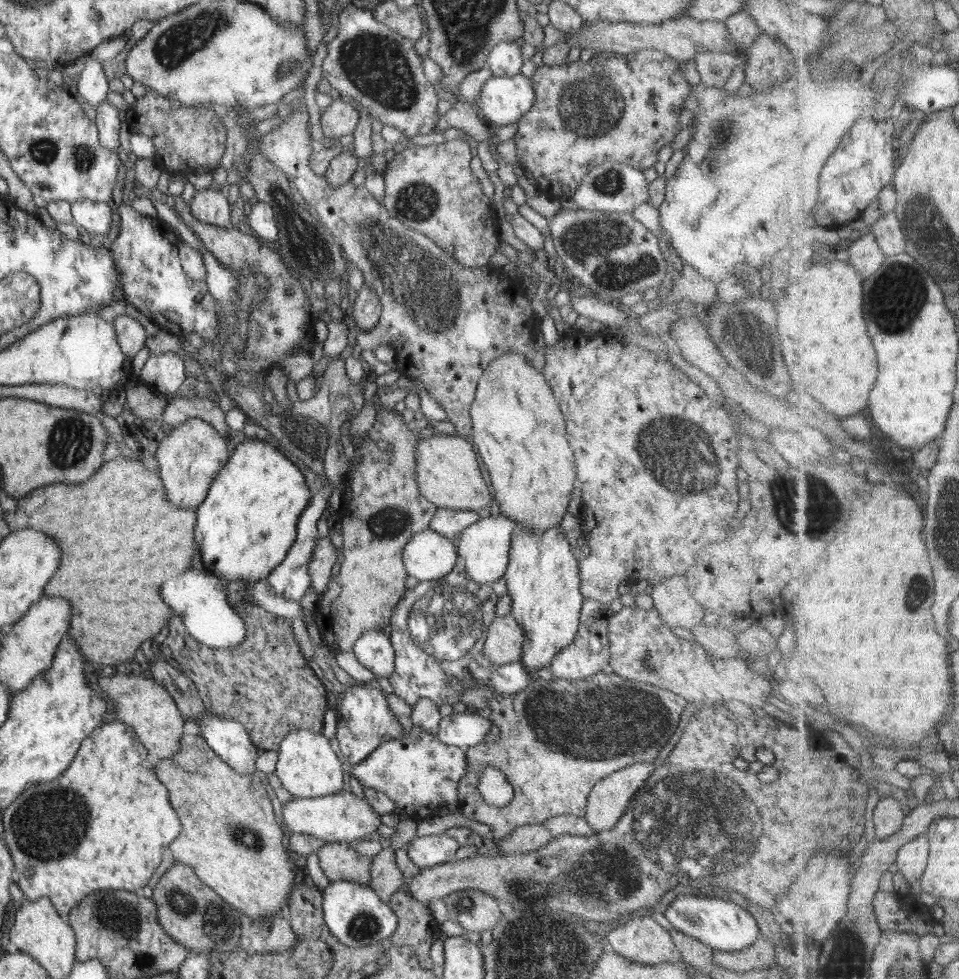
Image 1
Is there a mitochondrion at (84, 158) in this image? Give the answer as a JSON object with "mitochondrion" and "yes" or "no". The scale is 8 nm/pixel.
{"mitochondrion":"yes"}

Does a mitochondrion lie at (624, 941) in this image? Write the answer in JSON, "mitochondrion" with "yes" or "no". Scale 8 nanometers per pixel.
{"mitochondrion":"no"}

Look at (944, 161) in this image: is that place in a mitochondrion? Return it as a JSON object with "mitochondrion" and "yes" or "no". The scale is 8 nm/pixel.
{"mitochondrion":"no"}

